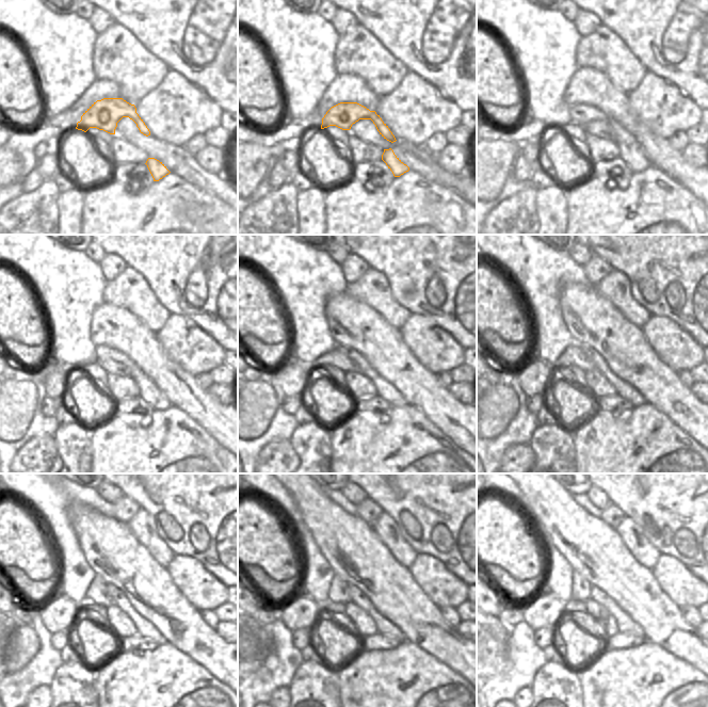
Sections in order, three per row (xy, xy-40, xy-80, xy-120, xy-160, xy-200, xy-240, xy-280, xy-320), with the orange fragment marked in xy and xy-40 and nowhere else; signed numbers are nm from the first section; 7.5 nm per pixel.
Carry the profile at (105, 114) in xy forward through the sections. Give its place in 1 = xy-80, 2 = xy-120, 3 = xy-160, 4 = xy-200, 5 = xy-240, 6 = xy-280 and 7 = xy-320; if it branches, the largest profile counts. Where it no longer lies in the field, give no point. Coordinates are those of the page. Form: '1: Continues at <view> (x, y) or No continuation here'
1: Continues at xy-80 (629, 150)
2: Continues at xy-120 (148, 391)
3: Continues at xy-160 (385, 389)
4: Continues at xy-200 (623, 389)
5: Continues at xy-240 (143, 626)
6: Continues at xy-280 (385, 627)
7: Continues at xy-320 (625, 624)

